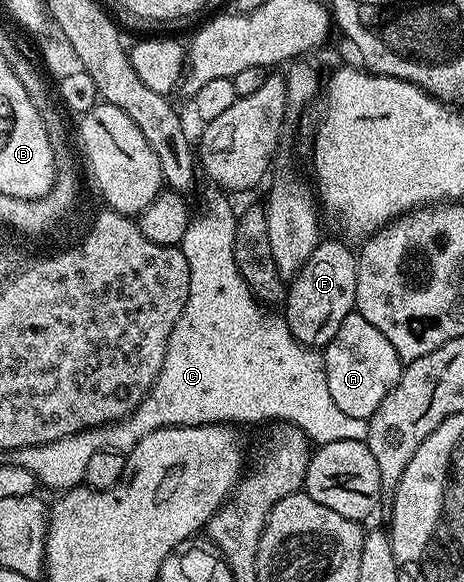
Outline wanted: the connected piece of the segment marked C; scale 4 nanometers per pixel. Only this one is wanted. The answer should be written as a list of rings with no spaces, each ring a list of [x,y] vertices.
[[[207,212],[204,216],[196,215],[185,230],[181,247],[189,262],[189,298],[185,302],[185,310],[181,310],[181,318],[177,318],[177,326],[173,326],[173,334],[169,334],[165,362],[146,398],[135,405],[129,416],[113,424],[92,428],[89,432],[78,432],[51,444],[38,444],[18,453],[18,463],[30,468],[42,487],[44,484],[47,488],[56,488],[54,491],[59,494],[69,488],[80,487],[84,483],[85,466],[89,466],[89,458],[93,458],[93,454],[109,451],[126,454],[137,442],[141,442],[141,438],[145,438],[145,434],[158,428],[239,422],[235,420],[255,424],[258,420],[271,420],[300,428],[316,445],[366,440],[367,421],[349,418],[349,414],[344,414],[337,402],[333,402],[322,355],[316,349],[306,348],[297,342],[282,315],[266,316],[264,305],[256,300],[246,285],[234,260],[236,219],[235,212]]]

